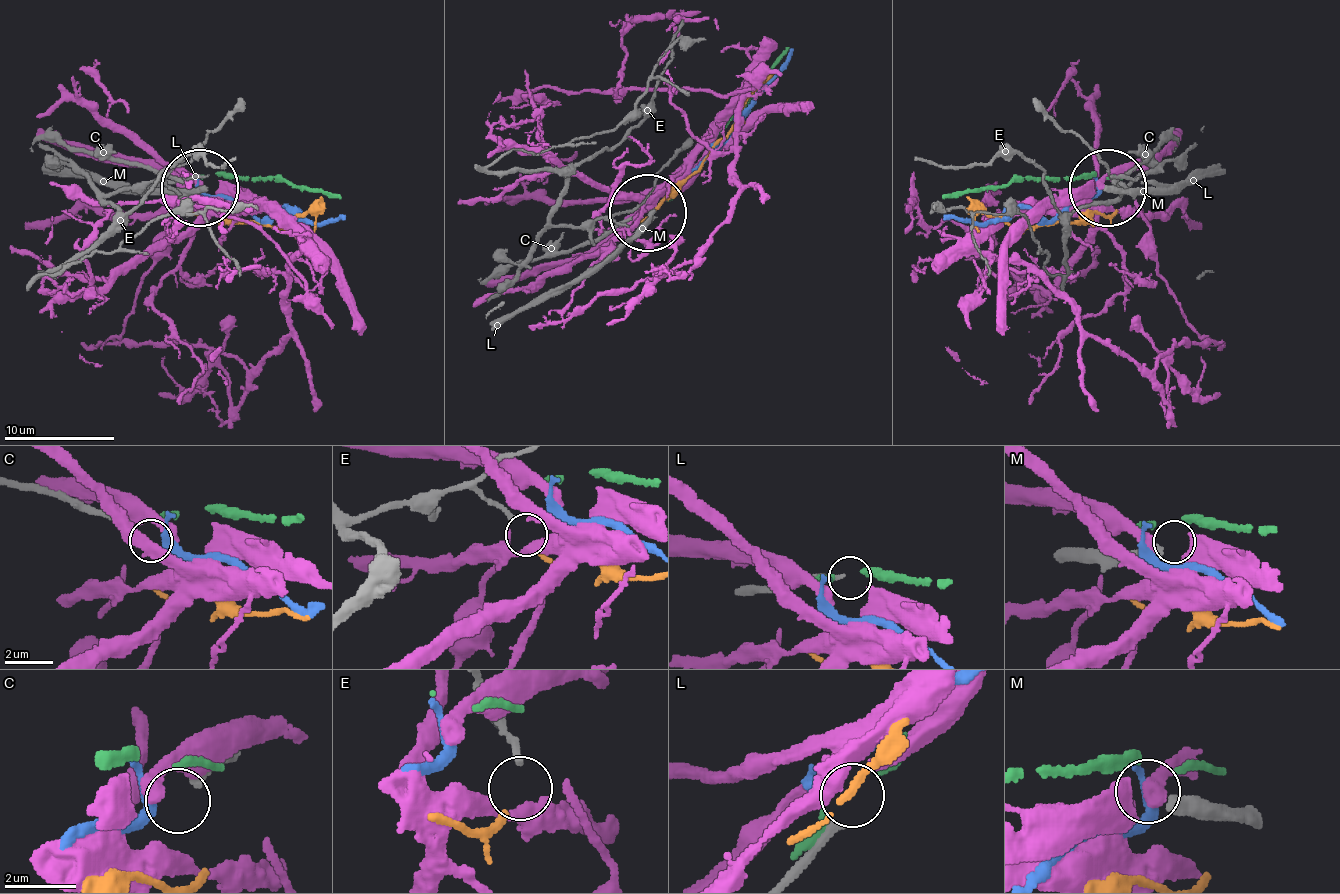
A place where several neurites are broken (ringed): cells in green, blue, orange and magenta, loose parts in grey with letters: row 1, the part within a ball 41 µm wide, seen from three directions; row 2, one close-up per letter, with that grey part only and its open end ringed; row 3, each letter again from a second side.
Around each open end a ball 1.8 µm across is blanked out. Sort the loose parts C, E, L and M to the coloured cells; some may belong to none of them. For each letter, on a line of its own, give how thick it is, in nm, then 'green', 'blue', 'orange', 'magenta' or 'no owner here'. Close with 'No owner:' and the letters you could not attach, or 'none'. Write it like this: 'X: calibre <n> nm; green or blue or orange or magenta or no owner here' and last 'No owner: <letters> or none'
C: calibre 240 nm; blue
E: calibre 170 nm; orange
L: calibre 200 nm; no owner here
M: calibre 400 nm; magenta
No owner: L

